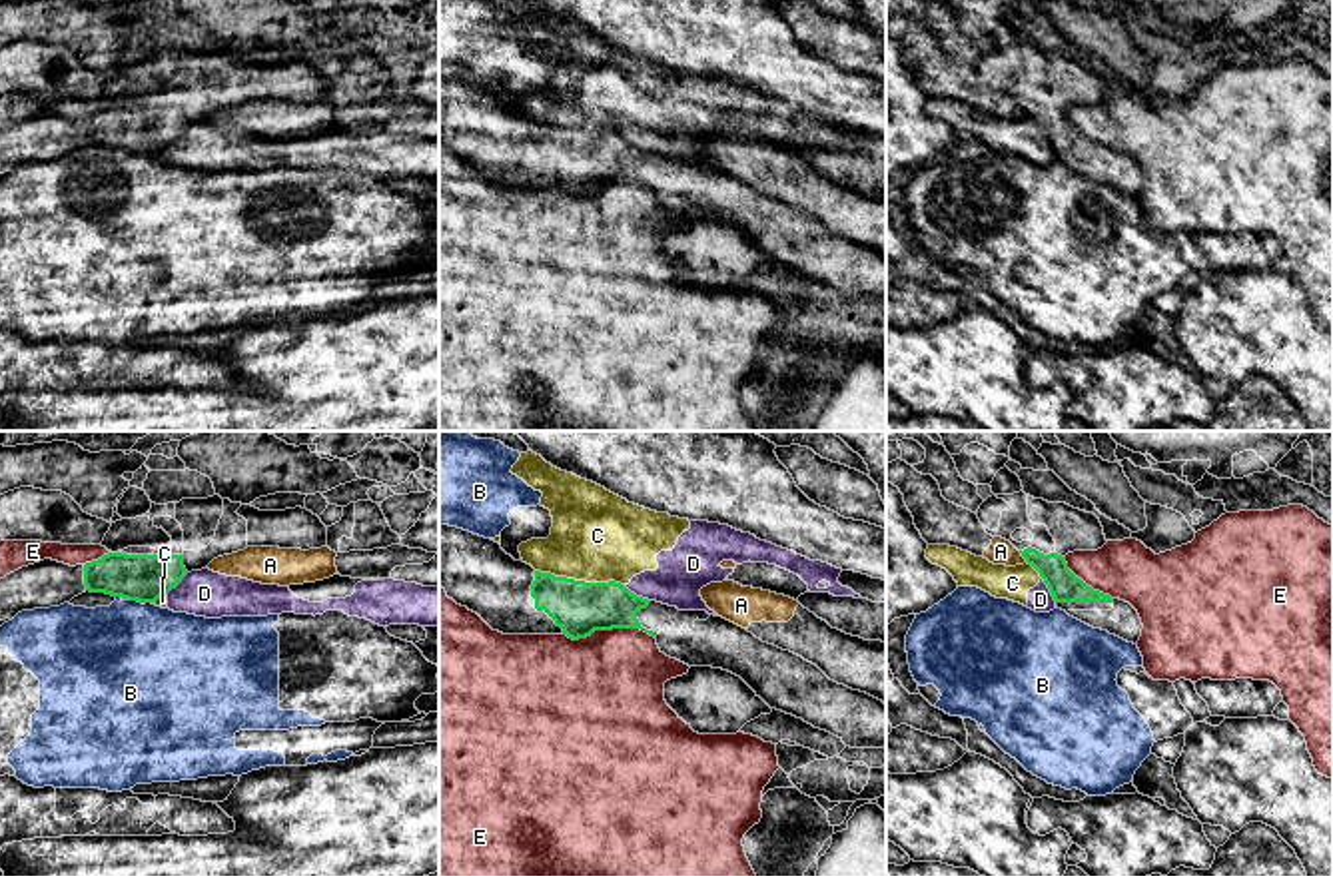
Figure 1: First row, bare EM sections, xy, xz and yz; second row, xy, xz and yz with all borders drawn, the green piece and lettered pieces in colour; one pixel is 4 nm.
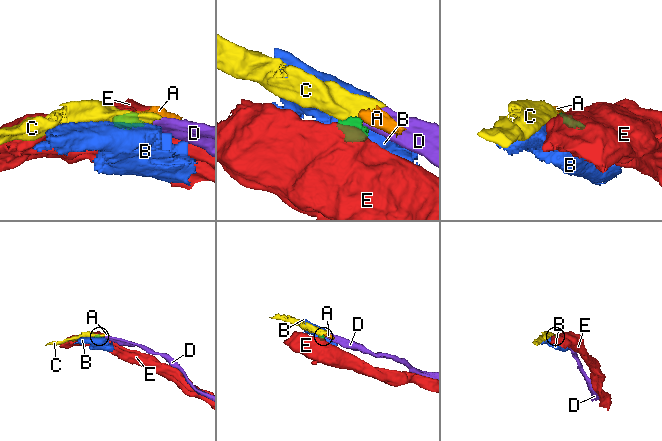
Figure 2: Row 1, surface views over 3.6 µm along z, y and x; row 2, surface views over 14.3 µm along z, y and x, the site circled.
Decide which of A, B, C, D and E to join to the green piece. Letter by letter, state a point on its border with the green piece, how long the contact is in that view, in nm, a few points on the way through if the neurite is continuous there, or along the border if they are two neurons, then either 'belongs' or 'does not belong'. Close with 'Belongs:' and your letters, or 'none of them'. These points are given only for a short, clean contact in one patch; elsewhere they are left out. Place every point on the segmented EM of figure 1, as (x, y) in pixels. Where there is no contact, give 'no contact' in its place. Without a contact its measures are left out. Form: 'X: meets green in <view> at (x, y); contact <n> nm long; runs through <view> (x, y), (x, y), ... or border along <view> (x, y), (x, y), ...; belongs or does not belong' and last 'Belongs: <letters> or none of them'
A: meets green in yz at (1022, 555); contact 60 nm long; border along yz (1018, 551), (1026, 561); does not belong
B: meets green in xy at (134, 599); contact 60 nm long; border along xy (128, 599), (140, 603); does not belong
C: meets green in xz at (579, 581); contact 360 nm long; border along xz (535, 569), (585, 581), (619, 581), (623, 585); does not belong
D: meets green in xz at (635, 595); contact 130 nm long; border along xz (623, 585), (649, 601); does not belong
E: meets green in xz at (607, 629); contact 380 nm long; does not belong
Belongs: none of them

